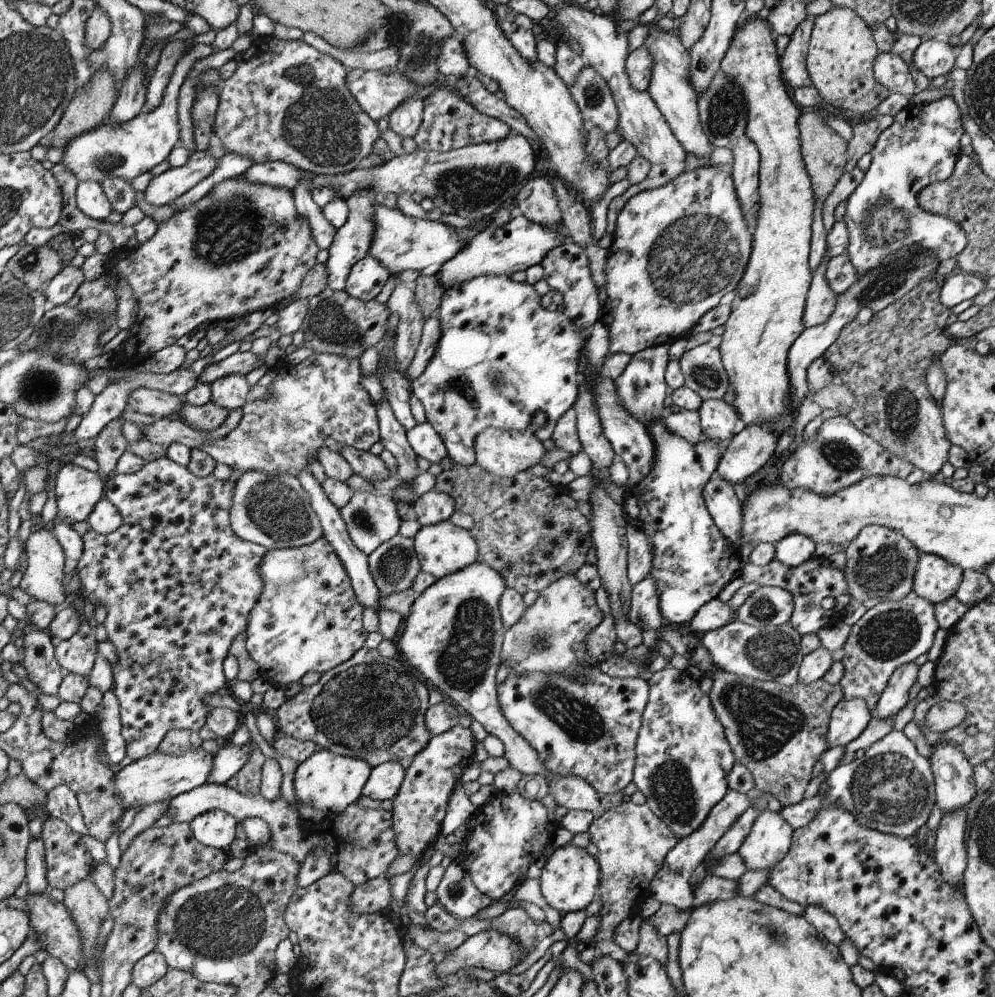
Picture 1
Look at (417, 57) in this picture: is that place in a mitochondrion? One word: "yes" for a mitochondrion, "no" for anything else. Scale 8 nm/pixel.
yes

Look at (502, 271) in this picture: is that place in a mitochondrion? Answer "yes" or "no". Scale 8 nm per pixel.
no

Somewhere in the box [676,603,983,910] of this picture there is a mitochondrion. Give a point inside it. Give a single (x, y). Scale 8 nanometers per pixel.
(888, 789)

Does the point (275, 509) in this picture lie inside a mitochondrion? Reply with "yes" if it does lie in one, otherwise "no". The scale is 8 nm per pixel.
yes

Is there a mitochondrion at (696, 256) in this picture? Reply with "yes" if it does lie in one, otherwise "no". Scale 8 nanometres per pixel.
yes

